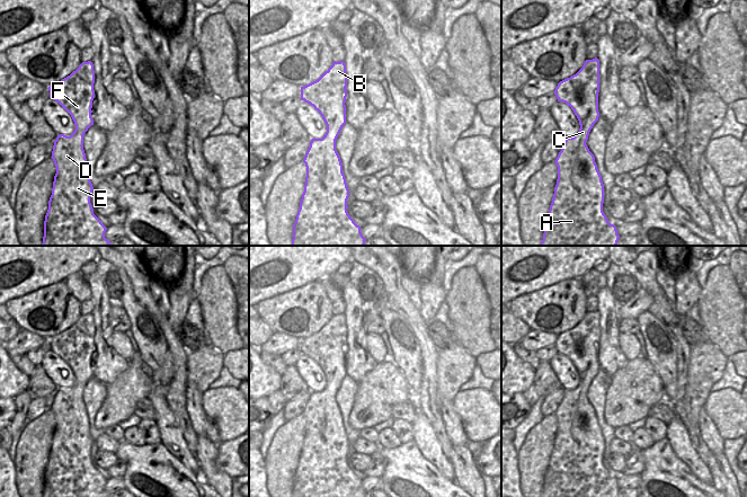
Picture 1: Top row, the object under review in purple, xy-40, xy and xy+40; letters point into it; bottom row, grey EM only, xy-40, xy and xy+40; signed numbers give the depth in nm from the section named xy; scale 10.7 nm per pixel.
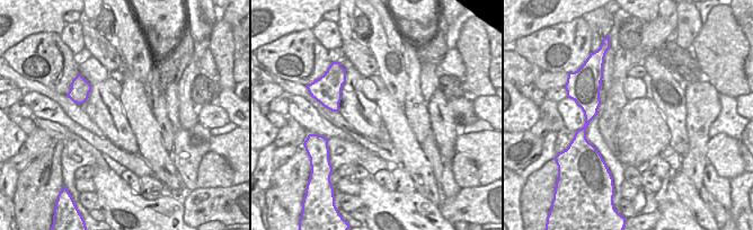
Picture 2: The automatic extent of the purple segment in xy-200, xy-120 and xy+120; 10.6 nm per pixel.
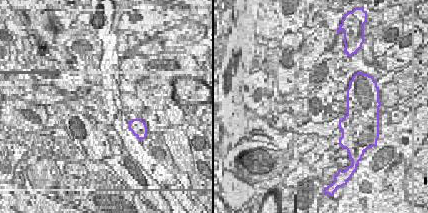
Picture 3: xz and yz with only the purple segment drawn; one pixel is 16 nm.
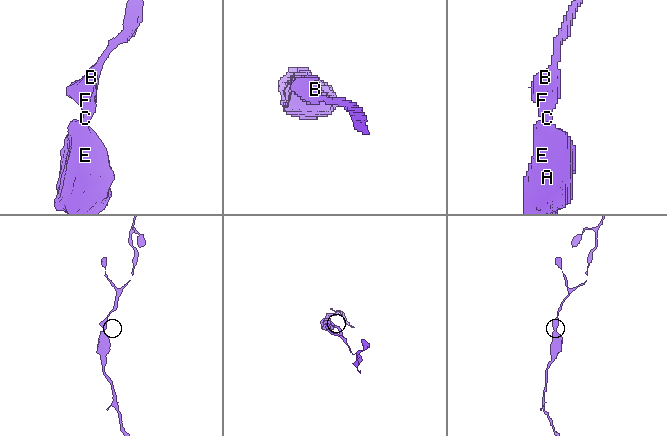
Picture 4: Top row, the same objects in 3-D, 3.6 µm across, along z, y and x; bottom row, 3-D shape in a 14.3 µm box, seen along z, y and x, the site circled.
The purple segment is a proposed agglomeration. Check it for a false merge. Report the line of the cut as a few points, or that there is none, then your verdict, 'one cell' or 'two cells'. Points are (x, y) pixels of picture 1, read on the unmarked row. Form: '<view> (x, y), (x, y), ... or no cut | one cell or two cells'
xy-40 (90, 361), (89, 367), (78, 366), (74, 370), (76, 378) | two cells

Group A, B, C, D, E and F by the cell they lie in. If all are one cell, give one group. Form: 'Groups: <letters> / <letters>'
Groups: A C D E / B F.

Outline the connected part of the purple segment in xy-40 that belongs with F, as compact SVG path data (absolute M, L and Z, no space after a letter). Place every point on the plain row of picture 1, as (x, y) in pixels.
M91 313L82 314L79 320L73 323L70 328L62 331L57 336L51 337L47 341L50 343L50 350L57 354L72 370L74 378L77 378L75 369L91 369L89 363L92 361L92 353L95 350L95 323Z

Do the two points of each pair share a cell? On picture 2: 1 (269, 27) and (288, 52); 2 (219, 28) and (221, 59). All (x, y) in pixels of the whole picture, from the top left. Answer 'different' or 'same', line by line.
1: different
2: same

